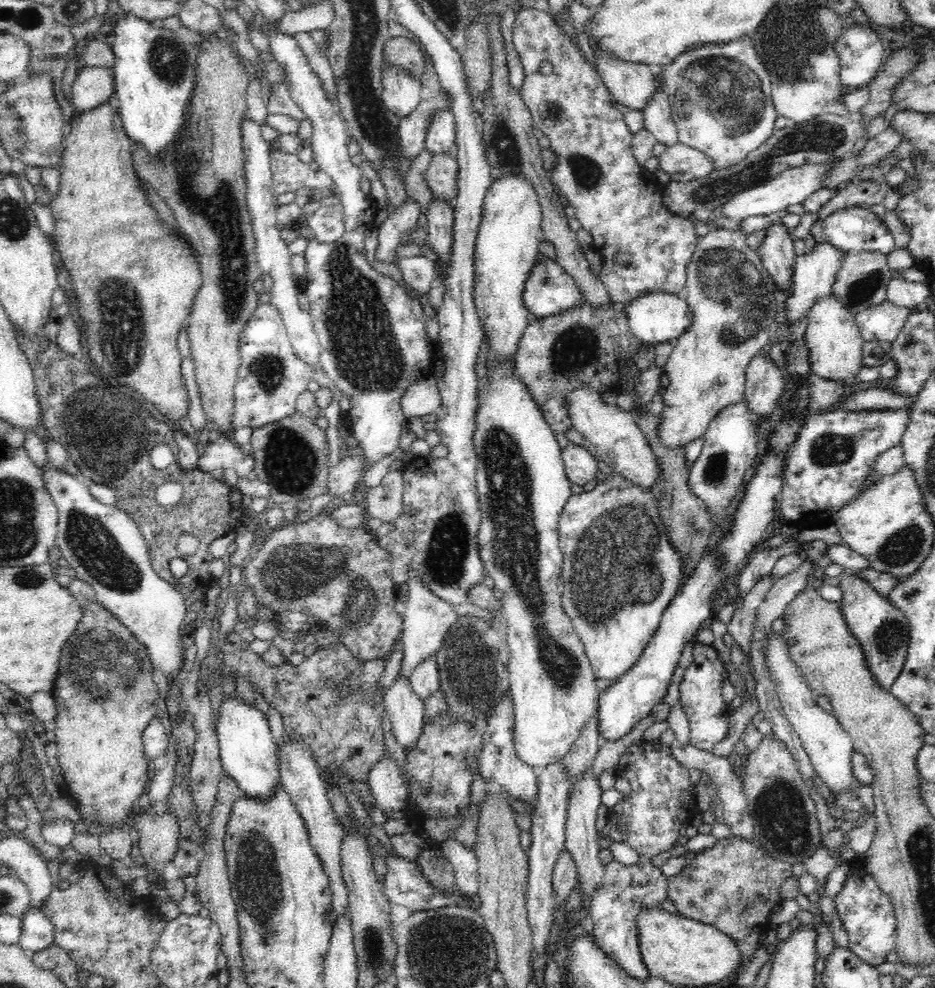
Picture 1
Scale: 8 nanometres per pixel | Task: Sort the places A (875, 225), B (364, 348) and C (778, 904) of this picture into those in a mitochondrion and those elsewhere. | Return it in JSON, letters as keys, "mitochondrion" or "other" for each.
{"A":"other","B":"mitochondrion","C":"other"}

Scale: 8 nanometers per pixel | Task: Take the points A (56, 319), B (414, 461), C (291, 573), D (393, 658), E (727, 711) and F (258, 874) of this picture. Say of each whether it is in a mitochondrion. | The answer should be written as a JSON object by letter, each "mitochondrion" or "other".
{"A":"other","B":"other","C":"mitochondrion","D":"other","E":"other","F":"mitochondrion"}

